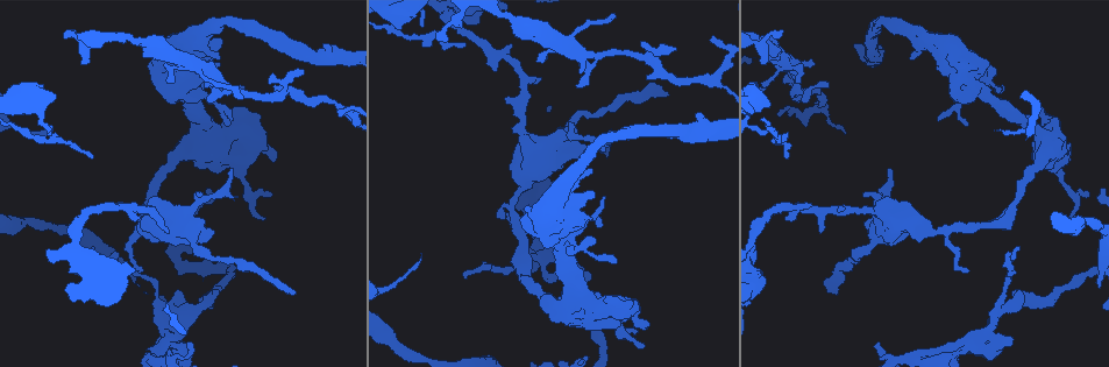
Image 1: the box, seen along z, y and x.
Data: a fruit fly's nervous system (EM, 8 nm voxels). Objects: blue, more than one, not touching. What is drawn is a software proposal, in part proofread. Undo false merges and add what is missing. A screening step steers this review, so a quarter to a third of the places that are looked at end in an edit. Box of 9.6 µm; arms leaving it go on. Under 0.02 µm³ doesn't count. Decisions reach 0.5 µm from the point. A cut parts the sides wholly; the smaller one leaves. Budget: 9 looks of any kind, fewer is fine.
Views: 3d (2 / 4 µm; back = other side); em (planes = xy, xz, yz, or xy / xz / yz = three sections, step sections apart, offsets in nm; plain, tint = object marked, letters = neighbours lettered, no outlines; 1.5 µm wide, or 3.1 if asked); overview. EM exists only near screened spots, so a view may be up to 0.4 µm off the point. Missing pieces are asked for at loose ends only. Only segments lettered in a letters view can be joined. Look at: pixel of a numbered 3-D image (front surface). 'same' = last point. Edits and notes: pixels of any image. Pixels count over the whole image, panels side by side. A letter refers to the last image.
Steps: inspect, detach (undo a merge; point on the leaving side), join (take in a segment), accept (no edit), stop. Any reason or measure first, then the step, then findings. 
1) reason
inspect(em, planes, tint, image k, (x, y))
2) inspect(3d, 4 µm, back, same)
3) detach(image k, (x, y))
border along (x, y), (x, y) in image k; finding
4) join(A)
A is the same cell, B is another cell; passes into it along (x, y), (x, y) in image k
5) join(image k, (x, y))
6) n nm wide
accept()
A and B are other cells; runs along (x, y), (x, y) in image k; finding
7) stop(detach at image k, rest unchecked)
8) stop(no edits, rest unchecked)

an open end
inspect(em, planes, tint, image 1, (813, 62))

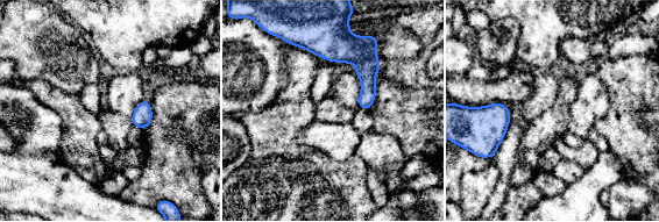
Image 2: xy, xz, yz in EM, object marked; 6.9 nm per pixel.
inspect(em, planes, letters, same)

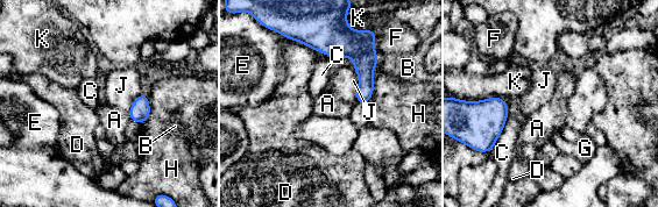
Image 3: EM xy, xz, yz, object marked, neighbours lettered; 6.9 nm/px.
accept()
A, B, C, D, E, F, G, H, J and K are other cells; no lettered segment goes on from it

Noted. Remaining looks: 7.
an open end
inspect(3d, 4 µm, image 1, (541, 79))

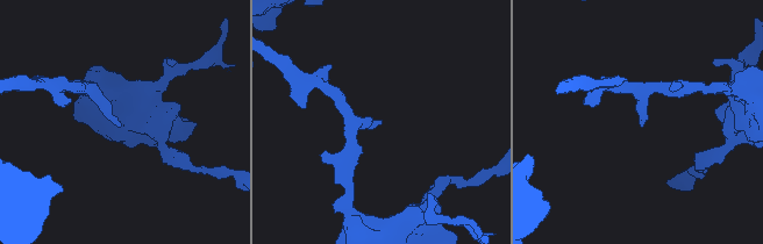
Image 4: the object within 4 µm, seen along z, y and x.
inspect(em, xy, step 4, letters, image 4, (118, 121))

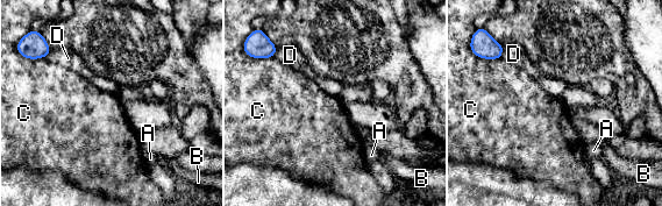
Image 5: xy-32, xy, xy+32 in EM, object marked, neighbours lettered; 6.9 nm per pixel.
inspect(em, planes, letters, same)

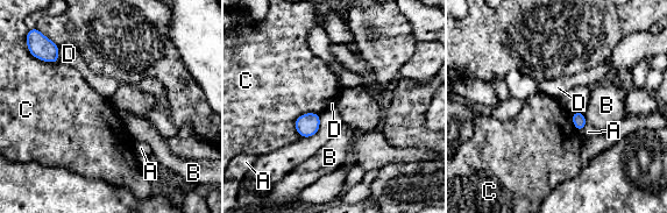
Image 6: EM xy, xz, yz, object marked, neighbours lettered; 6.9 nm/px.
accept()
A, B, C and D are other cells; border along (579, 109), (587, 122) in image 6; none of them fits

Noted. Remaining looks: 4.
sharp bend
inspect(em, yz, step 4, letters, image 1, (207, 132))

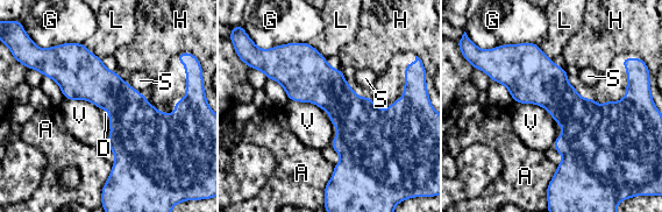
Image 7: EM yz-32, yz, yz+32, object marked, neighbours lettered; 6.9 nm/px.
360 nm wide
accept()
A, D, G, H, L, S and V are other cells; border along (133, 86), (136, 91) in image 7; one neuron here

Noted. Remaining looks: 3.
thin end
inspect(3d, 2 µm, image 1, (189, 342))

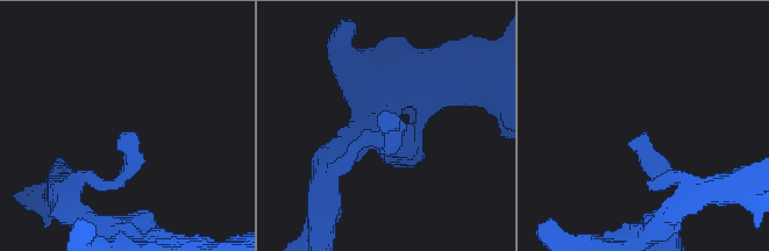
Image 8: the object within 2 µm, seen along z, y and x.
inspect(em, xy, step 8, tint, image 8, (122, 138))

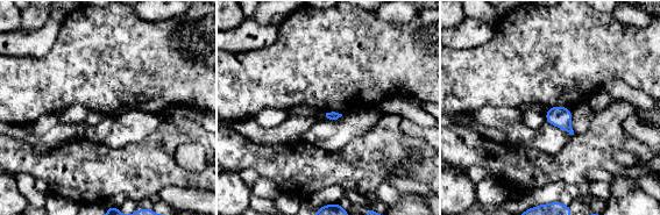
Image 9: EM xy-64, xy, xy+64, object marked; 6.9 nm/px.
inspect(em, planes, letters, same)

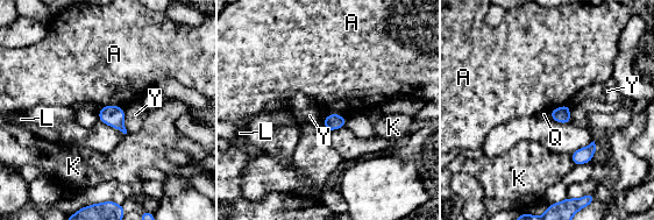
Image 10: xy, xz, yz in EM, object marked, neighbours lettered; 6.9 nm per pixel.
110 nm wide
accept()
A, K, L, Q and Y are other cells; border along (100, 107), (118, 105), (123, 110) in image 10; none of them fits

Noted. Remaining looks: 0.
stop(no edits, rest unchecked)

